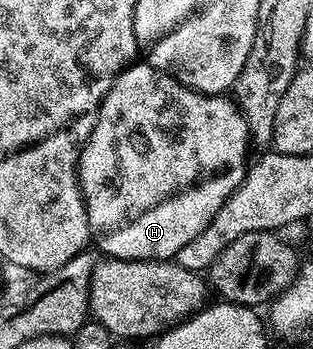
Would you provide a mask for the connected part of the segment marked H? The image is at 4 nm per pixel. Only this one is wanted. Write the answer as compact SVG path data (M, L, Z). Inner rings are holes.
M145 60L126 66L118 74L107 96L101 102L101 110L97 113L97 123L91 136L82 146L81 160L77 163L77 177L81 180L81 195L85 197L85 207L89 217L89 233L95 246L97 242L96 249L102 255L134 262L169 260L177 255L179 248L183 248L183 244L191 244L191 240L195 240L199 232L207 229L211 220L223 208L225 201L241 187L241 183L247 177L245 153L249 150L249 142L251 143L251 129L240 105L232 97L230 98L225 94L201 94L190 86L182 84L178 78L167 71L149 65Z

